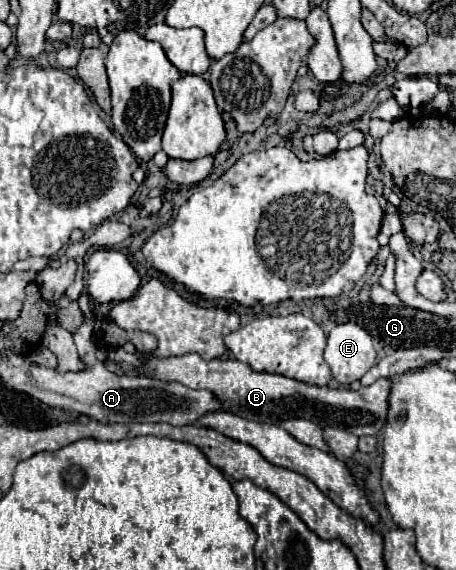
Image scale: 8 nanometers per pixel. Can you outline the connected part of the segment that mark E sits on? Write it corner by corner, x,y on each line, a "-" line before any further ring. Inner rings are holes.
338,324
328,334
324,358
340,384
360,380
376,364
372,336
358,324

